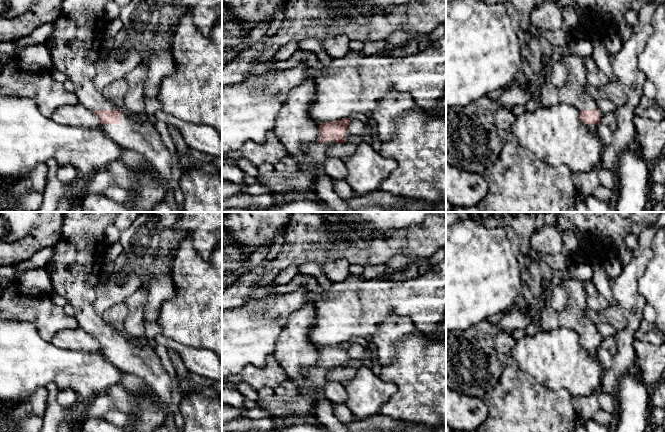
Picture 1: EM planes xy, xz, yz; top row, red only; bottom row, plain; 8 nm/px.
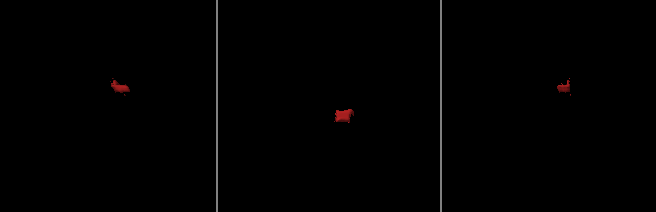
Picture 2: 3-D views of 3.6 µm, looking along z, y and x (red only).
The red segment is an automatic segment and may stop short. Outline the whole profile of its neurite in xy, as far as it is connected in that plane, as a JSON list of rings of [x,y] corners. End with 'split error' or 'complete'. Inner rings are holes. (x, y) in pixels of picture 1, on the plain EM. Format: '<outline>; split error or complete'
[[[92,305],[75,309],[78,326],[97,339],[103,355],[124,373],[140,377],[166,410],[172,402],[172,379],[148,346],[131,344],[122,332],[106,323]]]; split error

